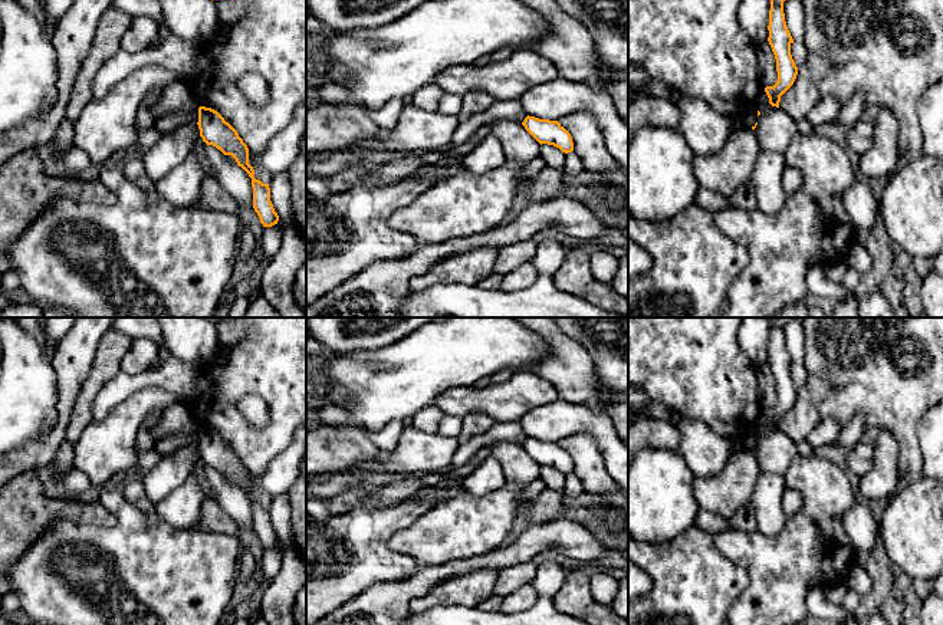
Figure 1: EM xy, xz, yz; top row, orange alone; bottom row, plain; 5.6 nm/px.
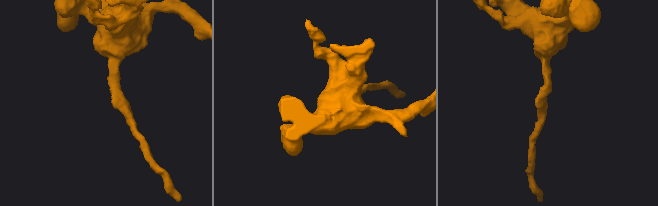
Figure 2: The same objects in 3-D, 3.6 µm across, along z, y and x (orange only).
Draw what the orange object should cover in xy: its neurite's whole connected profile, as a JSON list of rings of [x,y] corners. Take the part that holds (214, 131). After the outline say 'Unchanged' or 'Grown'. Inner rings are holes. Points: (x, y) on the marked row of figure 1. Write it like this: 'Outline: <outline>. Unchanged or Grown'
Outline: [[[198,108],[198,129],[200,136],[207,145],[213,145],[224,155],[231,155],[237,165],[242,167],[252,178],[253,187],[253,208],[257,213],[263,227],[277,224],[279,216],[270,201],[269,184],[254,178],[254,170],[249,164],[249,148],[239,136],[237,131],[224,121],[224,118],[214,109]]]. Unchanged

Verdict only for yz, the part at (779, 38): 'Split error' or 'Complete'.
Complete

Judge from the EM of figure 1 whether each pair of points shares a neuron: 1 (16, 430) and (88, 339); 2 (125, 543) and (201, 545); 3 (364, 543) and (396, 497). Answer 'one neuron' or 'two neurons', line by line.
1: two neurons
2: one neuron
3: two neurons

